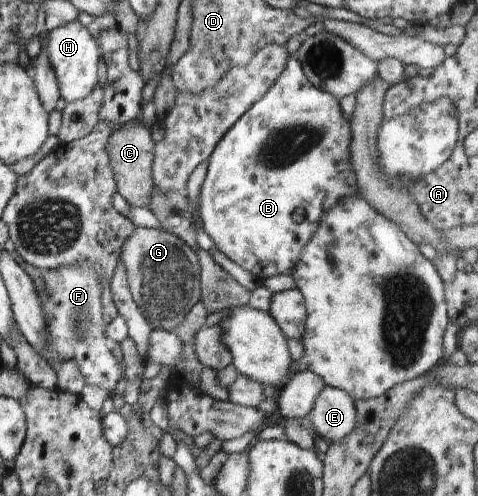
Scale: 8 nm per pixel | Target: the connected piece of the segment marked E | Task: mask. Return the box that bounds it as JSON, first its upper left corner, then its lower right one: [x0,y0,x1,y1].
[308,385,356,444]

